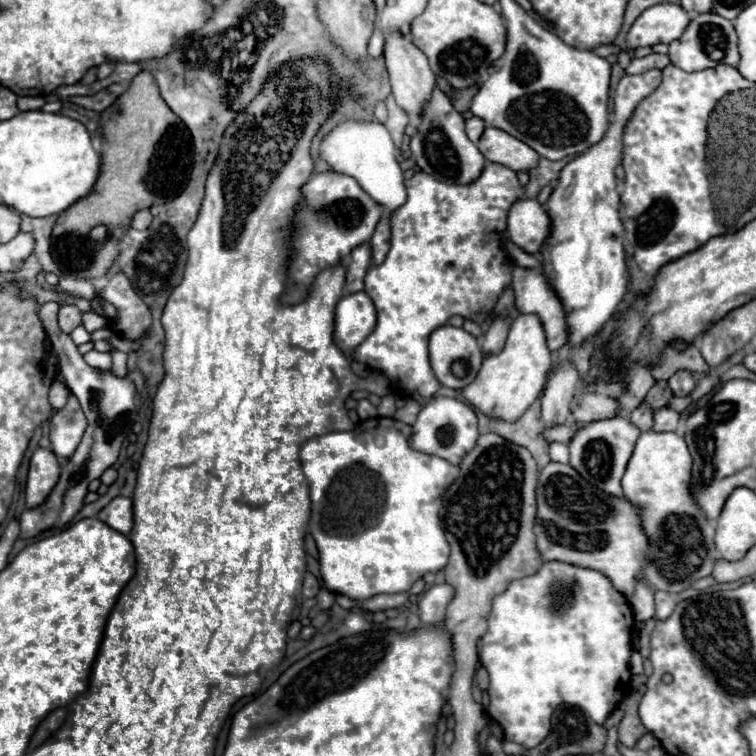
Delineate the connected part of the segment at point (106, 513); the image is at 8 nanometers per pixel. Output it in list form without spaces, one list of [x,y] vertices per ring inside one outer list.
[[[117,496],[113,498],[99,514],[97,518],[105,524],[109,524],[113,530],[121,532],[123,536],[129,536],[131,526],[133,526],[133,508],[131,508],[131,500],[125,496]]]

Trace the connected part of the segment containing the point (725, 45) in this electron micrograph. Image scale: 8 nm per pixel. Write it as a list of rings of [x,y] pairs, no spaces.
[[[715,12],[693,16],[683,36],[669,44],[669,58],[673,66],[685,72],[699,72],[705,68],[715,68],[719,64],[735,66],[739,62],[739,50],[737,50],[737,34],[733,22],[725,20],[723,16],[717,16]]]

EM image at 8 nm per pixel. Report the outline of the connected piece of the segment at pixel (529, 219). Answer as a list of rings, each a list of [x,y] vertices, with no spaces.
[[[517,200],[507,216],[509,240],[529,254],[539,252],[549,236],[549,226],[549,216],[537,200]]]

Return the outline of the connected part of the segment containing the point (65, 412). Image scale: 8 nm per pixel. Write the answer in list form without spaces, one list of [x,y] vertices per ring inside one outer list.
[[[71,394],[67,404],[61,410],[57,410],[49,420],[51,450],[57,456],[69,458],[75,452],[77,444],[81,442],[83,432],[85,432],[85,414],[81,412],[77,398]]]

